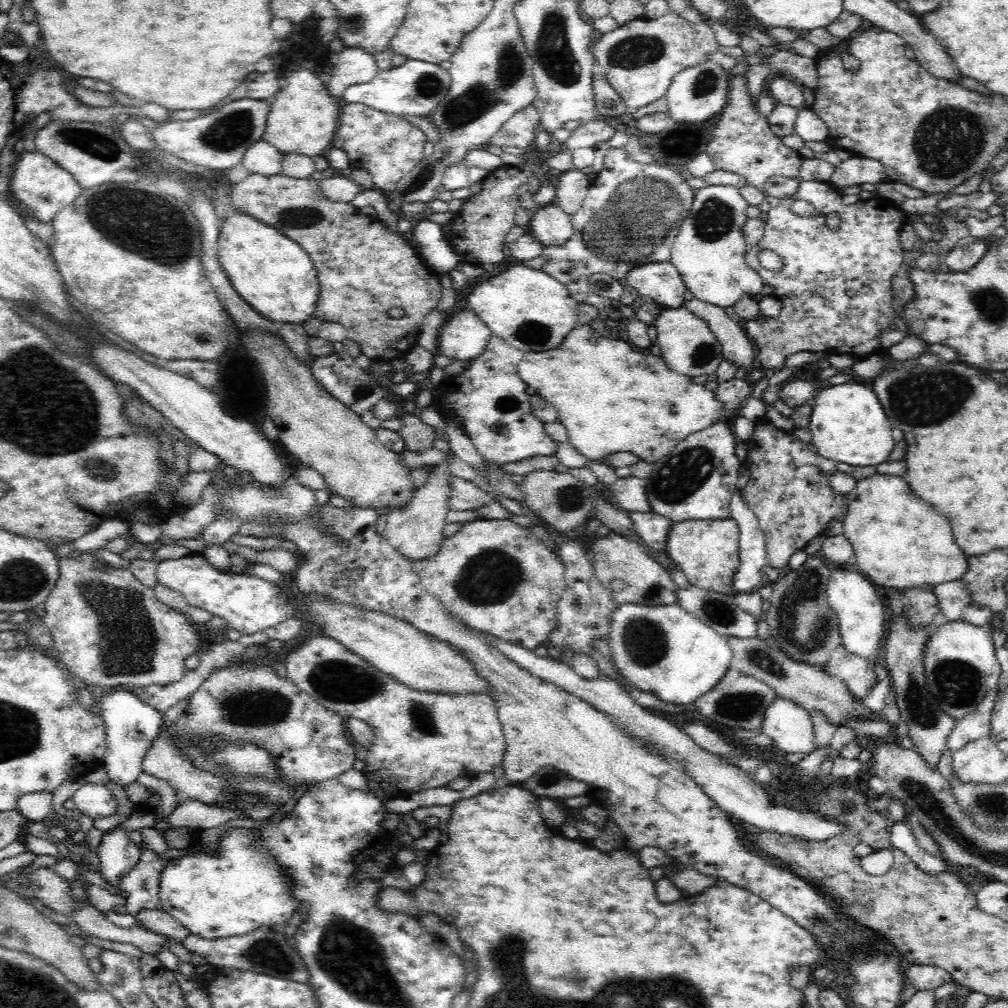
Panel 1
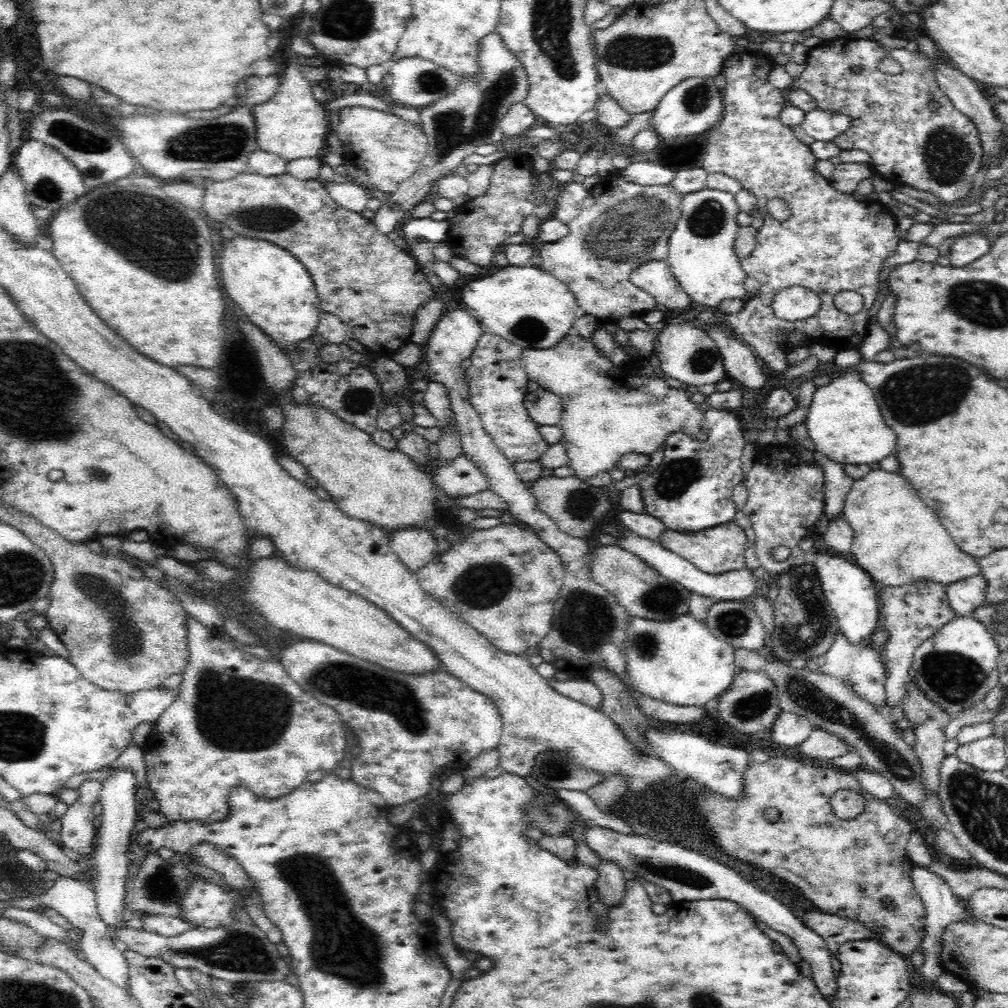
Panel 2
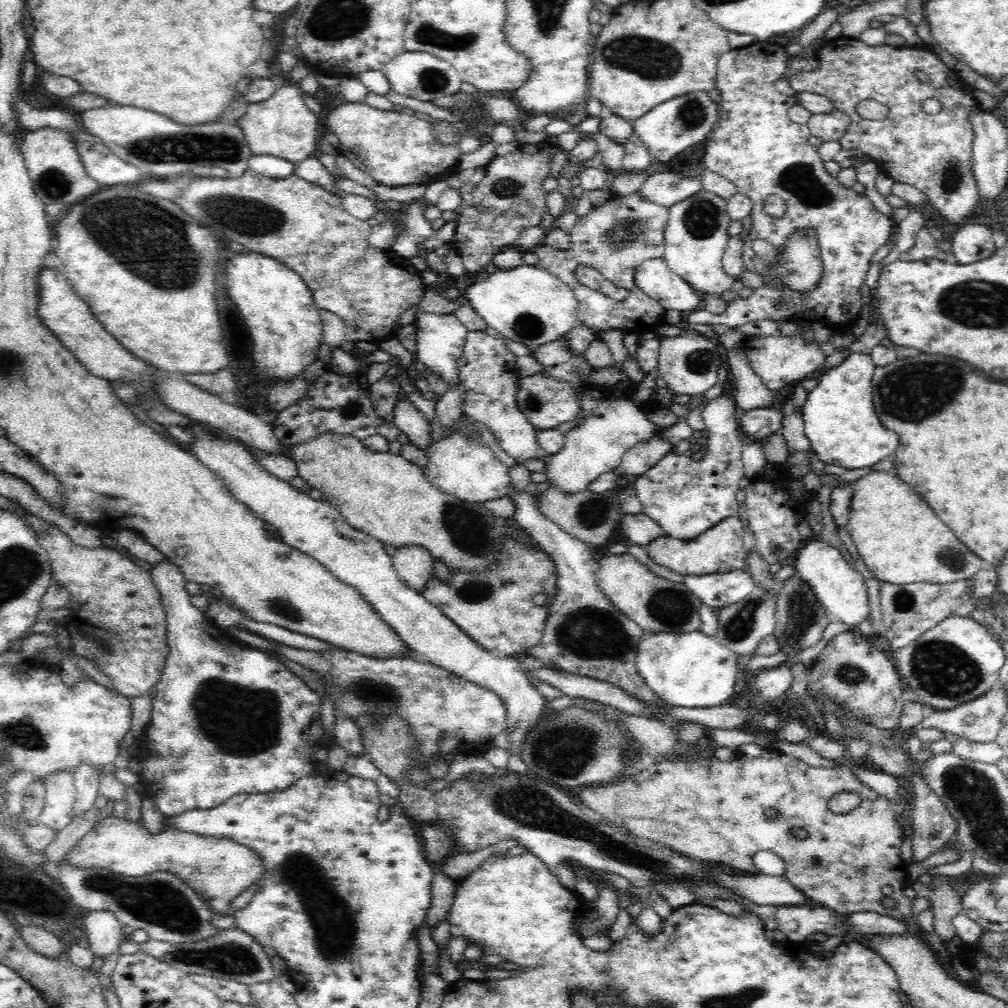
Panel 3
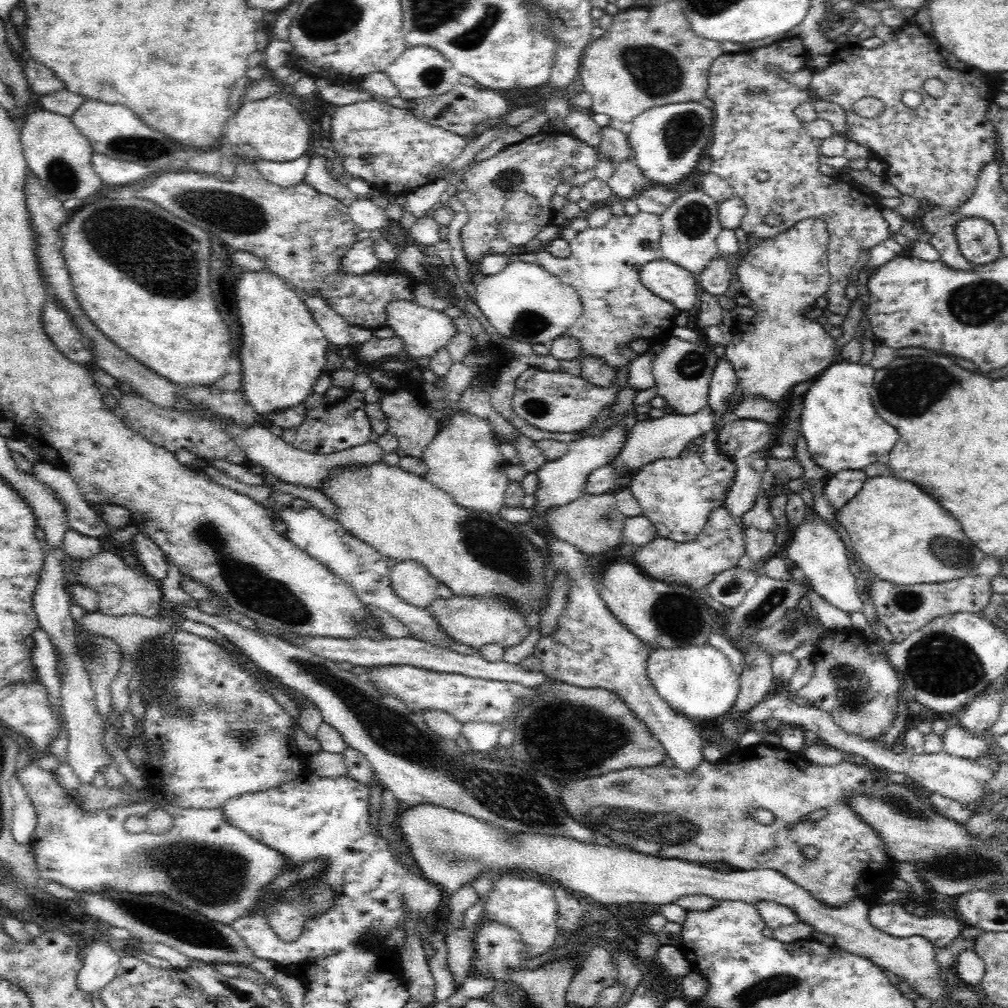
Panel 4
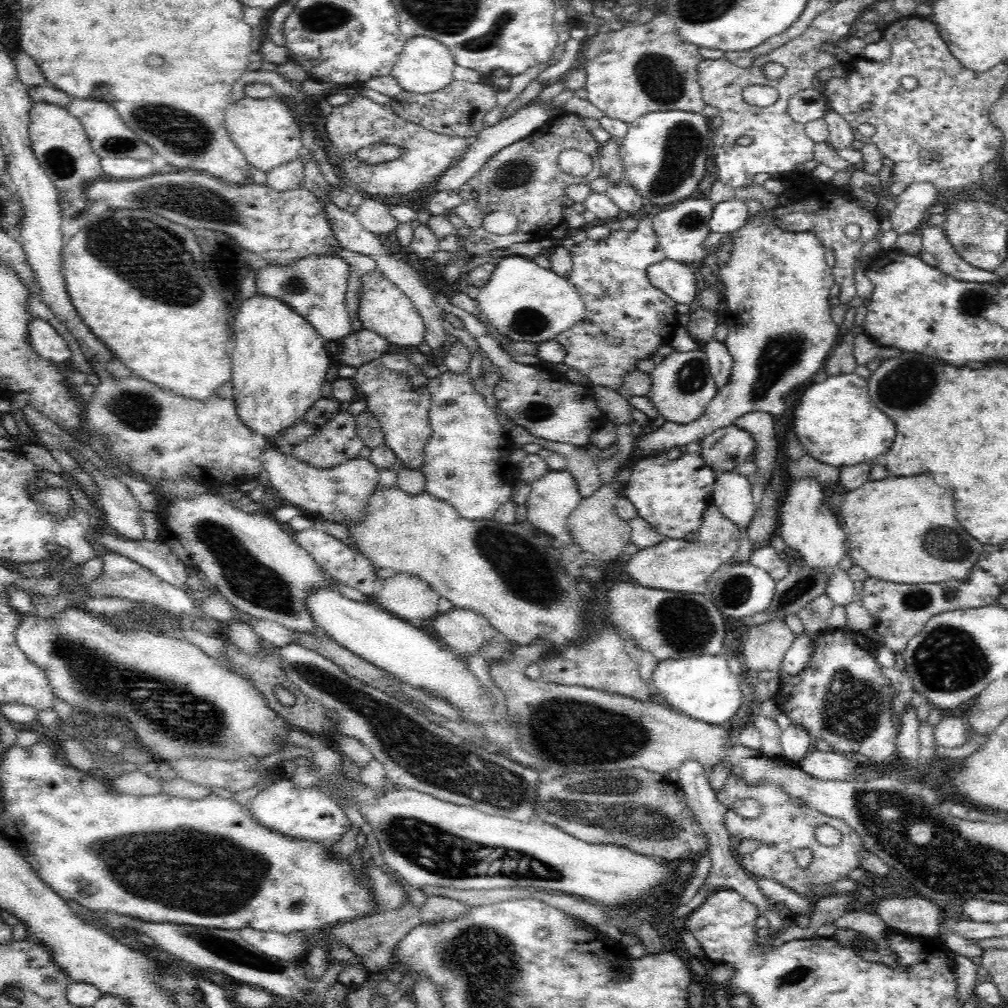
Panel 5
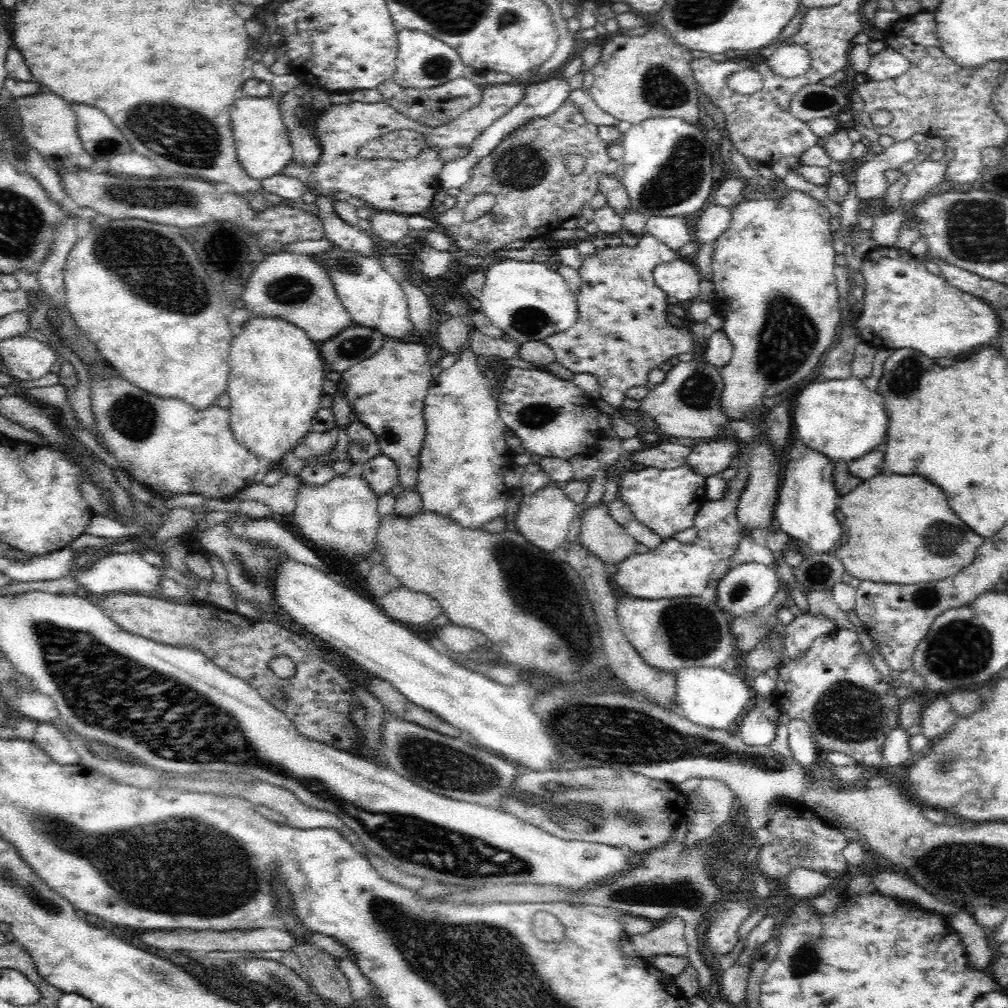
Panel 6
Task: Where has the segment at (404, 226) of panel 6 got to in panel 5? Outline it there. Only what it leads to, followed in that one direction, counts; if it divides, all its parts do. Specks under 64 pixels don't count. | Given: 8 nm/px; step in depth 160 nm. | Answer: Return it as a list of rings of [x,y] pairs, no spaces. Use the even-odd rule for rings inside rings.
[[[364,196],[353,215],[366,230],[375,235],[388,234],[399,224],[388,211],[388,204],[369,196]]]

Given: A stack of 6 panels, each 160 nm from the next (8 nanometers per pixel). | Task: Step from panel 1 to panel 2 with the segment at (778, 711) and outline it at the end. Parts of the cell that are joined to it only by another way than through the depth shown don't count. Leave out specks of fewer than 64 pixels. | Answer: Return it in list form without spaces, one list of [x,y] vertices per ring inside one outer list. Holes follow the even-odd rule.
[[[782,711],[773,722],[771,737],[782,746],[798,746],[810,736],[815,727],[806,716]]]

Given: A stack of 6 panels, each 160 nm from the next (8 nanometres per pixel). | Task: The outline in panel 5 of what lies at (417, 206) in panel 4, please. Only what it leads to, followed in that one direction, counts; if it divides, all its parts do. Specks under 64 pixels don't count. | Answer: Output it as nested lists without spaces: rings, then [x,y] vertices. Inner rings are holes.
[[[532,100],[527,106],[520,108],[514,115],[507,119],[500,120],[495,126],[484,128],[479,136],[472,139],[470,146],[468,146],[465,154],[452,166],[448,168],[446,172],[438,178],[438,184],[434,186],[434,194],[446,191],[457,192],[459,187],[468,184],[468,180],[476,176],[484,163],[488,160],[489,156],[500,152],[500,149],[518,142],[528,136],[531,136],[538,128],[541,128],[548,121],[552,120],[550,118],[550,113],[553,109],[547,109],[546,105],[548,102]]]

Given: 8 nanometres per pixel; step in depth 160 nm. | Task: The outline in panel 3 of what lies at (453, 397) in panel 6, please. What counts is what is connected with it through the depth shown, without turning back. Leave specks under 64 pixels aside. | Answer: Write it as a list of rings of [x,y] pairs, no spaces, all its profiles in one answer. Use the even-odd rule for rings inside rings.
[[[455,431],[448,438],[430,444],[425,450],[429,461],[423,471],[432,485],[472,503],[508,497],[509,488],[512,487],[509,467],[498,461],[494,452],[481,440],[475,432],[461,434]]]

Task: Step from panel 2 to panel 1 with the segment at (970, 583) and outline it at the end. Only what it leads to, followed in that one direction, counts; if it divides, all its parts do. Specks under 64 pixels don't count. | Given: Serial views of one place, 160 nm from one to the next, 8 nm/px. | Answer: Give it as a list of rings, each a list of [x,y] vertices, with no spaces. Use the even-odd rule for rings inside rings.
[[[959,579],[934,585],[934,595],[938,598],[942,614],[949,621],[961,620],[964,609],[973,603],[968,587]]]

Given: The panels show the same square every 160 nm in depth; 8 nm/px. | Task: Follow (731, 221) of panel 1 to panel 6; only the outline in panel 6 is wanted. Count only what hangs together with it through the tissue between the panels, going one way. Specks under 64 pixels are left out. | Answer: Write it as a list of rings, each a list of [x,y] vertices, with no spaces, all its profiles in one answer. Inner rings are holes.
[[[651,216],[646,222],[645,232],[674,251],[679,251],[693,240],[690,226],[684,216]]]

